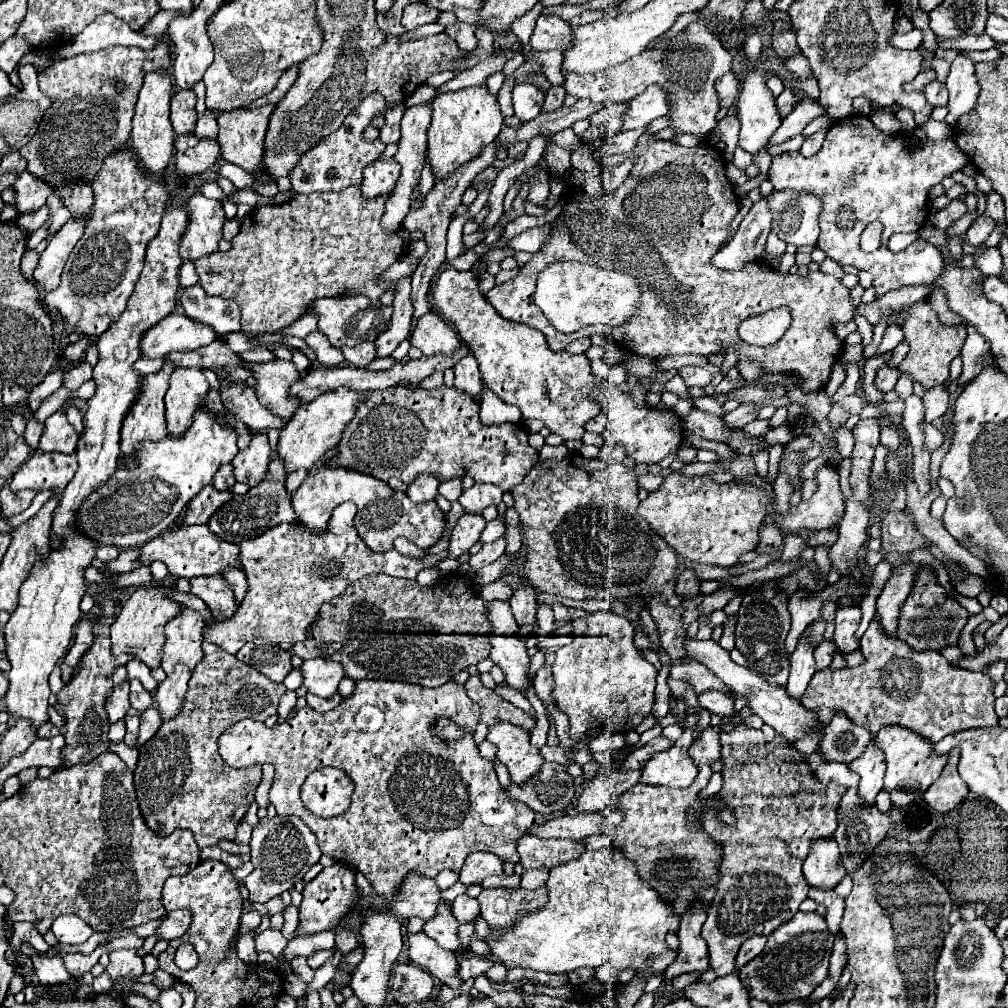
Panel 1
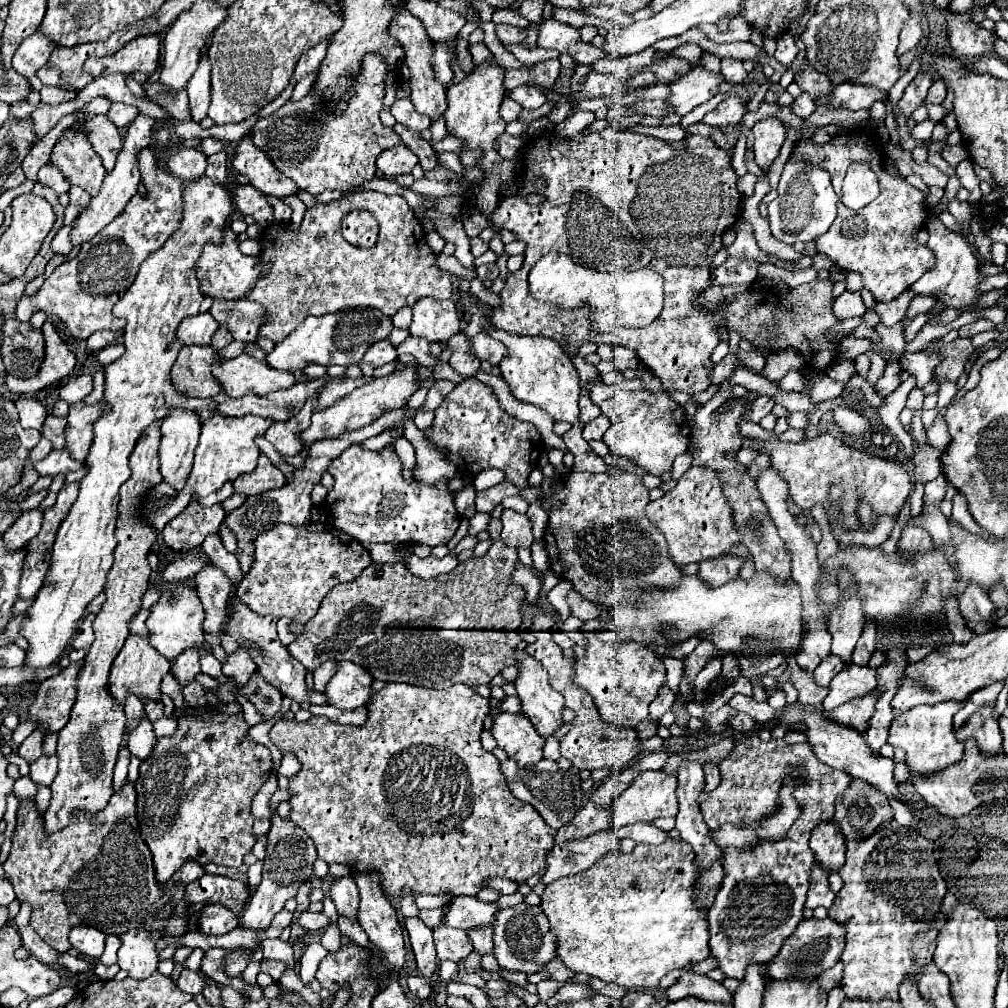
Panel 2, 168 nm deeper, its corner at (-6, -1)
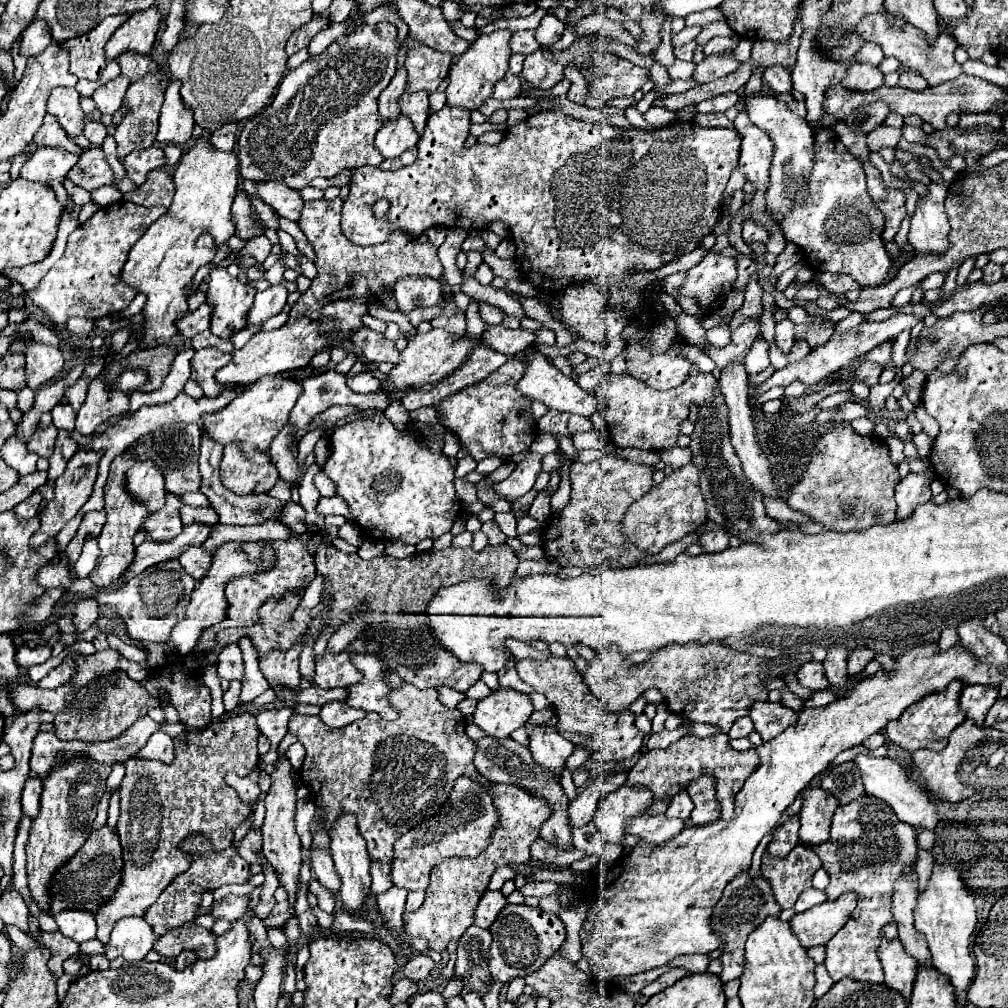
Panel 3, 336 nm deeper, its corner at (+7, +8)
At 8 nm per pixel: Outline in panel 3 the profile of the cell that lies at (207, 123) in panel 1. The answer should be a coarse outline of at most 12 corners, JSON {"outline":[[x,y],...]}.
{"outline":[[248,196],[254,212],[268,228],[278,230],[276,214],[268,204]]}

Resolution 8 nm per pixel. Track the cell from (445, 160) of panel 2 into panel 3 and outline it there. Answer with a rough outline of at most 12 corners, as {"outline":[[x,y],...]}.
{"outline":[[406,116],[384,122],[374,146],[384,158],[416,148],[420,136]]}

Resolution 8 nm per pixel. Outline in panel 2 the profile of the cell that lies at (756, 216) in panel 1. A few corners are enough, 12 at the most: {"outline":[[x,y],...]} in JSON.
{"outline":[[727,257],[713,285],[753,283],[757,261]]}

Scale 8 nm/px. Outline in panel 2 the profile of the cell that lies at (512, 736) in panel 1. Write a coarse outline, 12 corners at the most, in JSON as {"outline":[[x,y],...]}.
{"outline":[[501,713],[491,733],[519,765],[543,759],[545,741],[523,713]]}

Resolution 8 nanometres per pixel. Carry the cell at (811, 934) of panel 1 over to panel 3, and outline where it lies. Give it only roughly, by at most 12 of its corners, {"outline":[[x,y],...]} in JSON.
{"outline":[[856,896],[796,914],[790,928],[804,948],[824,946],[856,908]]}

